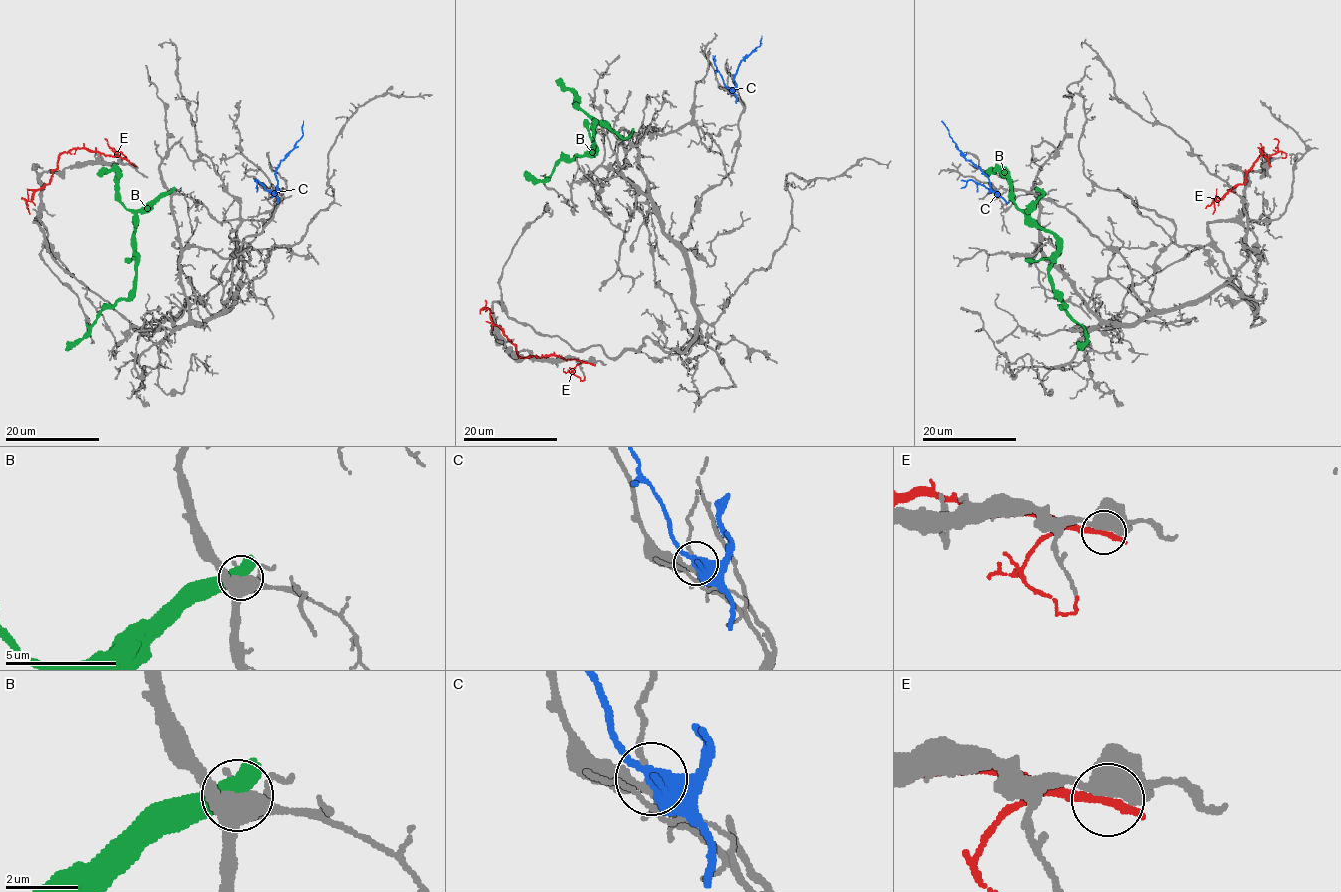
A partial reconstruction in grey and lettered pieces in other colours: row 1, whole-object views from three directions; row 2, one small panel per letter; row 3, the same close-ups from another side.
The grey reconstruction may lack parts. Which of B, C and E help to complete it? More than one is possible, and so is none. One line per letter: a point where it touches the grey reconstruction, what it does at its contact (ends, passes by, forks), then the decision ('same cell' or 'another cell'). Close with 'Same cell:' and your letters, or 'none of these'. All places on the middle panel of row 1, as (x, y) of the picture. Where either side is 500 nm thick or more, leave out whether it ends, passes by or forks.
B: (630, 135) | another cell
C: (728, 88) | it passes by | another cell
E: (590, 363) | another cell
Same cell: none of these

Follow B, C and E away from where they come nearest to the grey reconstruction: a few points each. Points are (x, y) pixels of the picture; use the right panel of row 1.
B: (1040, 192), (1028, 213), (1056, 239), (1056, 257), (1049, 272), (1052, 290), (1084, 330), (1085, 343), (1078, 350)
C: (994, 191), (985, 174), (949, 136), (941, 121)
E: (1268, 163), (1262, 148), (1260, 156), (1247, 171), (1245, 181), (1213, 201), (1213, 214)

